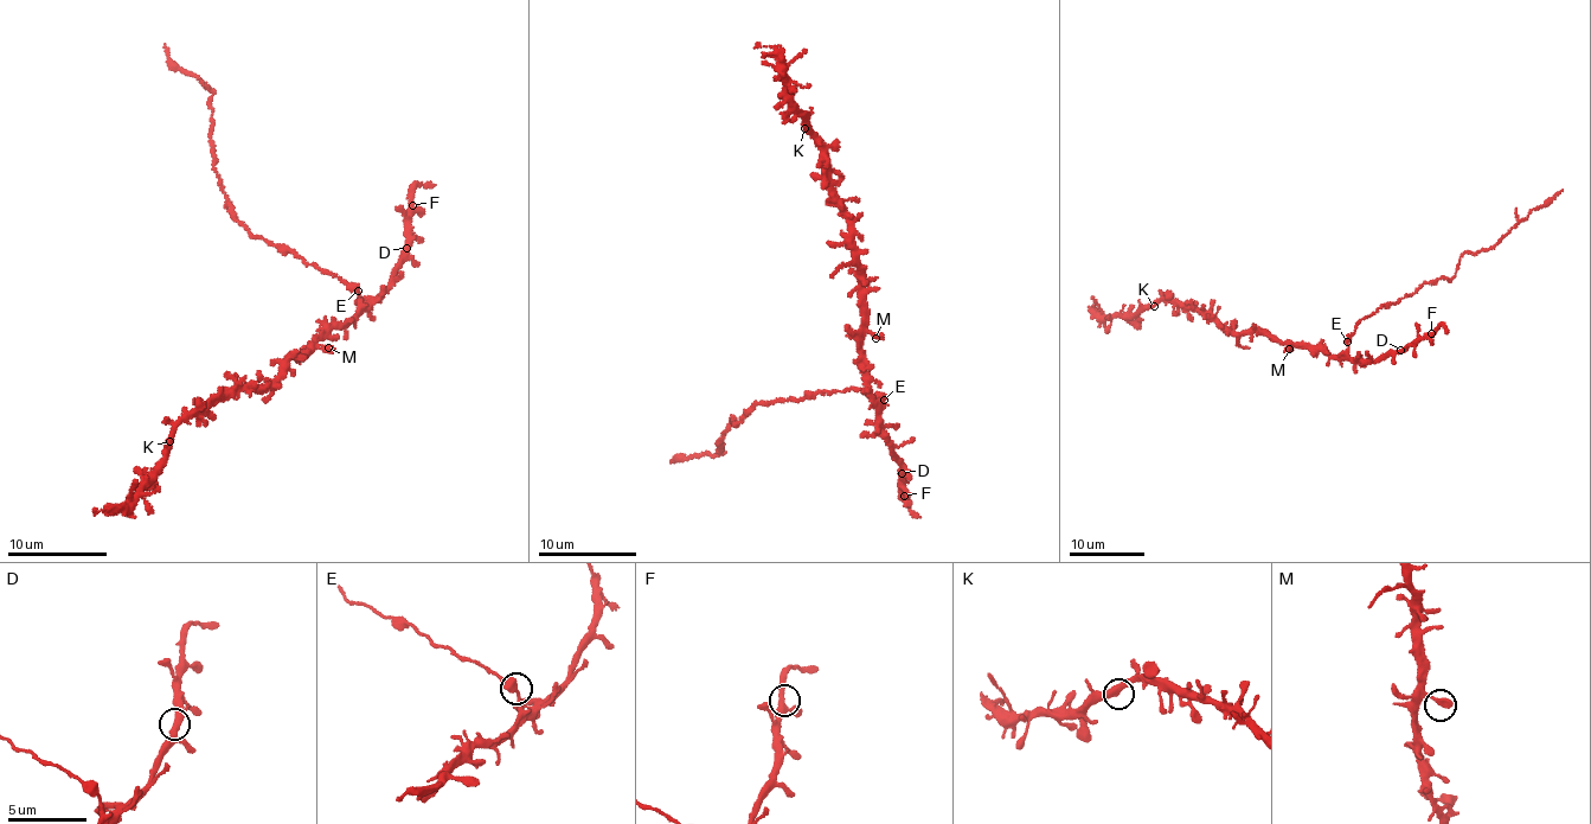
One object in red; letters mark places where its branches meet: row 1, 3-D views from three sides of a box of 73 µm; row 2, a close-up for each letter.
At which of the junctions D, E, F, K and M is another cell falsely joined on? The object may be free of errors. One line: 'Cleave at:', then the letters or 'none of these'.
Cleave at: E

